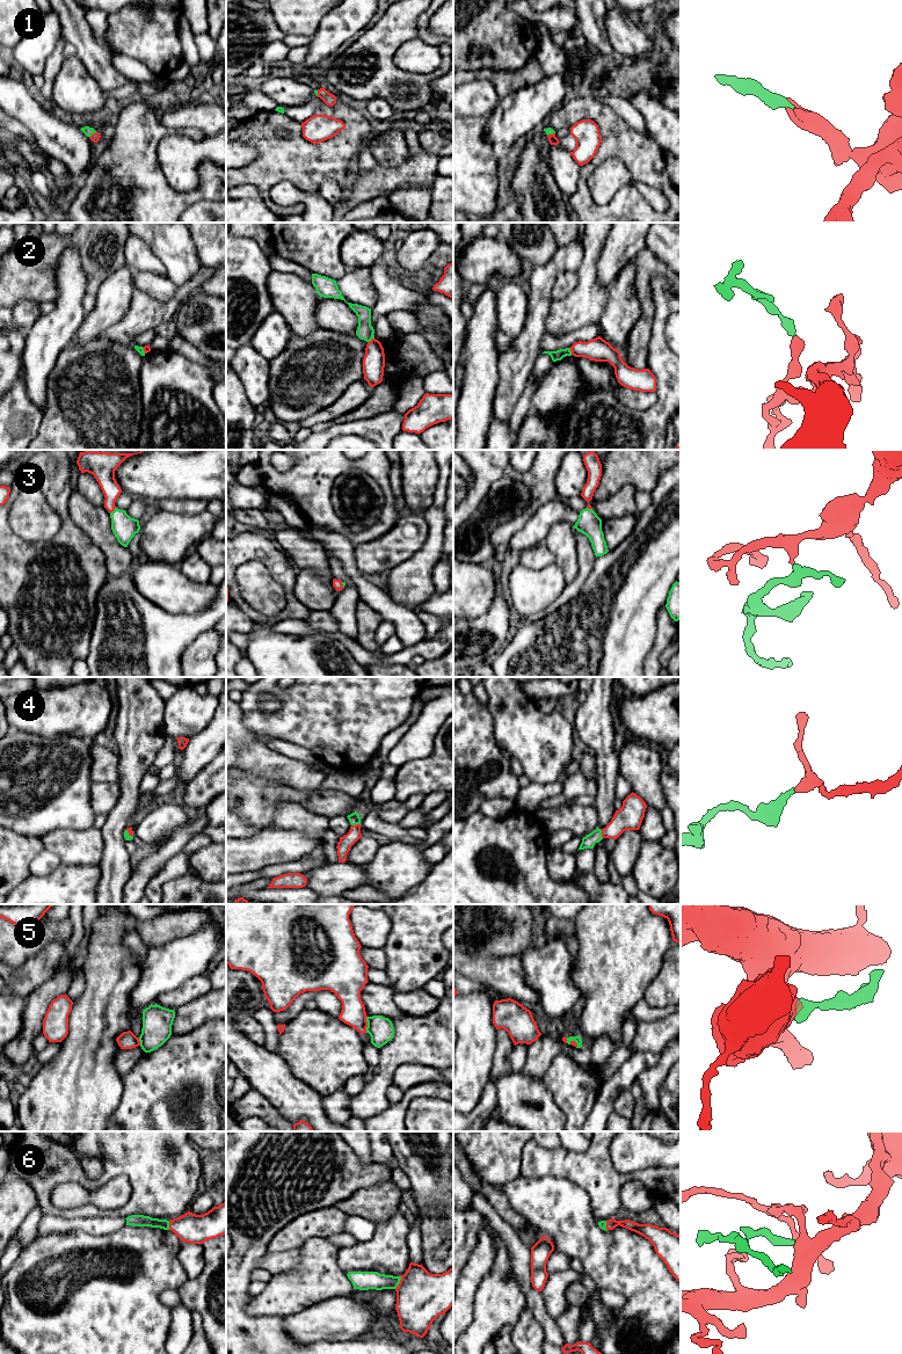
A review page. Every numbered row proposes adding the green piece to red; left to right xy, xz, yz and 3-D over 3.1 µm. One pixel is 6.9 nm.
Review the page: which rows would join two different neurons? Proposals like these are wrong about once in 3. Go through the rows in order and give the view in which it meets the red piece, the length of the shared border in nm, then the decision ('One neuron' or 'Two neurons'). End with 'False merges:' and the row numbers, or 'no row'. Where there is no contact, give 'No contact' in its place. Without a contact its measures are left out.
1: Touches red in yz. Shared border 60 nm. One neuron
2: Touches red in xz. Shared border 60 nm. Two neurons
3: Touches red in xy. Shared border 60 nm. One neuron
4: Touches red in xz. Shared border 70 nm. One neuron
5: Touches red in xz. Shared border 110 nm. Two neurons
6: Touches red in xz. Shared border 100 nm. One neuron
False merges: 2, 5

